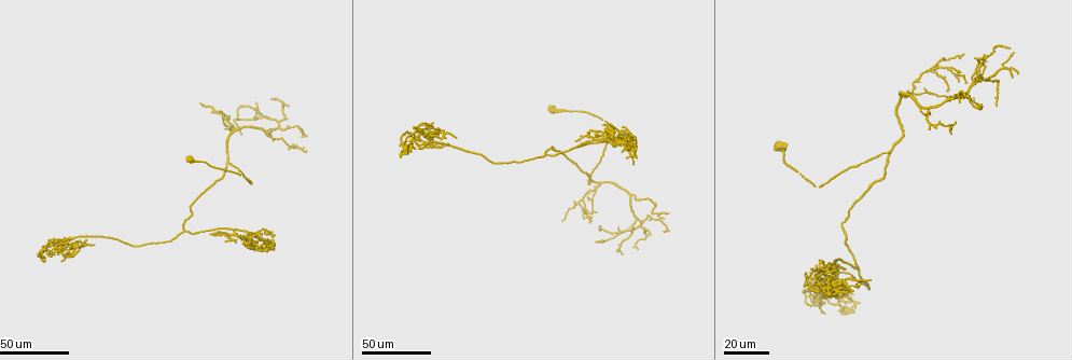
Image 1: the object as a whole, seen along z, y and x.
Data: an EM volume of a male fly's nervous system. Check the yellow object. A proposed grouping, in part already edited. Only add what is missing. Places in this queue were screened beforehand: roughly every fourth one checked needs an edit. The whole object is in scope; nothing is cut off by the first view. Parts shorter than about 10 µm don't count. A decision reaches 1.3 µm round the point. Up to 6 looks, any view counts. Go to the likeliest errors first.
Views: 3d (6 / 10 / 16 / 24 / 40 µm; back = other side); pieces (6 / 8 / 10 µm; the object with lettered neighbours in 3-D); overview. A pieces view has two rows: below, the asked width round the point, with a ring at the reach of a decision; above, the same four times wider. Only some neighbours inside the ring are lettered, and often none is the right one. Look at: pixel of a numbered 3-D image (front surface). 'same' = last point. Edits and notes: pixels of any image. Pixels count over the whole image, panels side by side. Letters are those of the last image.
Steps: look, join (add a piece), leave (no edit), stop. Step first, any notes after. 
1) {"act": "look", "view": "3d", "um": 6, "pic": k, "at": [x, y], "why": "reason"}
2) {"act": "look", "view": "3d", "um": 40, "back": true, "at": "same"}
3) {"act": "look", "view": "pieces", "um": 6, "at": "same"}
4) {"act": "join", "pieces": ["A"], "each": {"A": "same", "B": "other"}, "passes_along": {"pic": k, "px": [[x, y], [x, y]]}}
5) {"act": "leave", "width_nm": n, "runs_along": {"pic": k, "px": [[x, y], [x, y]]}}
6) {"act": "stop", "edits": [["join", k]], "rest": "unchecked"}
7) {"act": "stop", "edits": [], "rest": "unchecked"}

{"act": "look", "view": "3d", "um": 24, "pic": 1, "at": [596, 135], "why": "end of a long branch"}

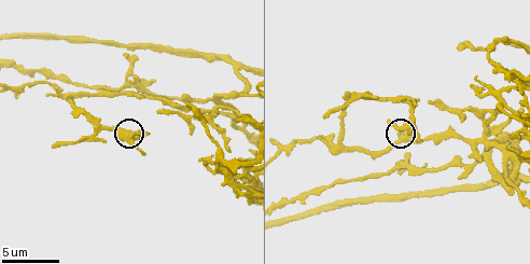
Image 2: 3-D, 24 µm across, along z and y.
{"act": "look", "view": "pieces", "um": 6, "pic": 2, "at": [389, 120]}

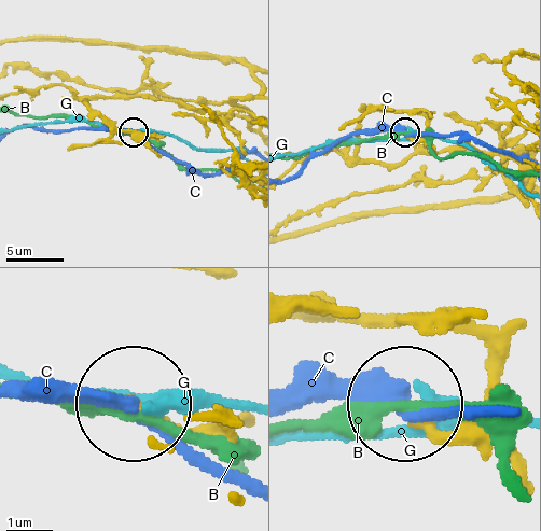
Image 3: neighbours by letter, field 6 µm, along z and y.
{"act": "leave", "each": {"B": "other", "C": "other", "G": "other"}, "found": "none of them fits"}

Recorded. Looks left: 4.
{"act": "look", "view": "3d", "um": 10, "pic": 2, "at": [324, 114], "why": "branch stops here"}

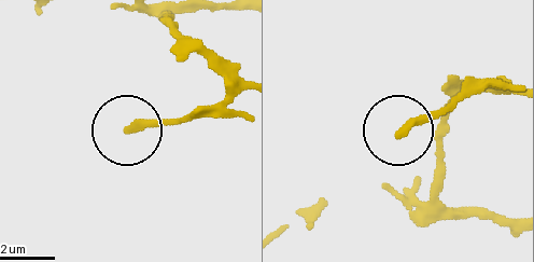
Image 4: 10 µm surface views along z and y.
{"act": "look", "view": "pieces", "um": 6, "pic": 4, "at": [130, 128]}

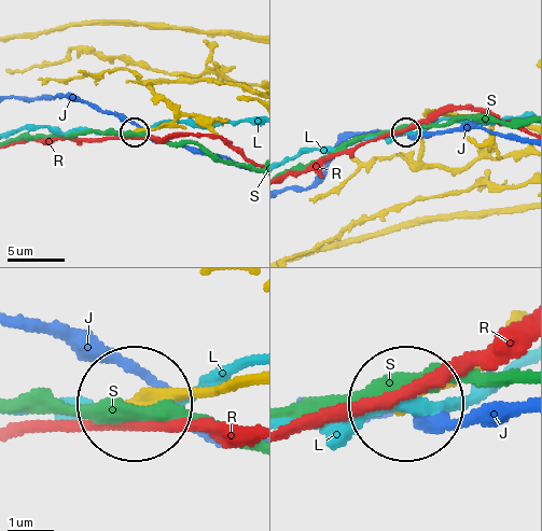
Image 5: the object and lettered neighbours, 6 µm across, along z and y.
{"act": "leave", "each": {"J": "other", "L": "other", "R": "other", "S": "other"}, "runs_along": {"pic": 5, "px": [[232, 380], [143, 400]]}, "found": "none of them fits"}

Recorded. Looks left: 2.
{"act": "look", "view": "3d", "um": 24, "pic": 1, "at": [579, 137], "why": "branch stops here"}

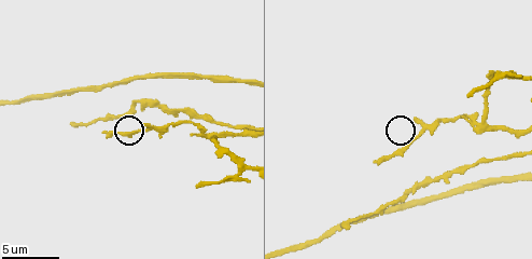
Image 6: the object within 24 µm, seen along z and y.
{"act": "look", "view": "pieces", "um": 10, "pic": 6, "at": [143, 123]}

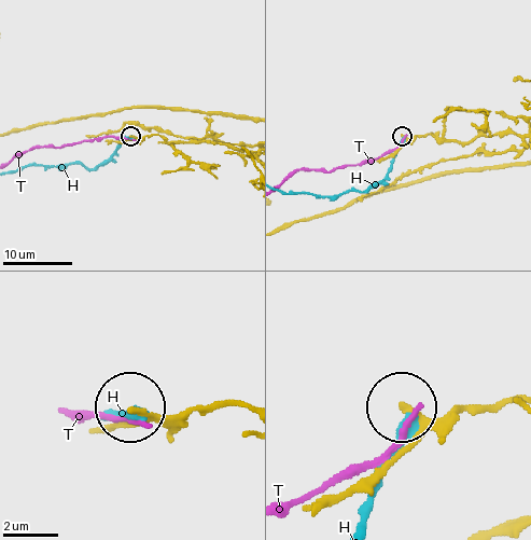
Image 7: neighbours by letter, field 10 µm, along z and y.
{"act": "leave", "each": {"H": "other", "T": "other"}, "runs_along": {"pic": 7, "px": [[245, 405], [168, 417], [136, 412]]}, "found": "none of them fits"}

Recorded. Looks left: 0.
{"act": "stop", "edits": [], "rest": "unchecked"}

